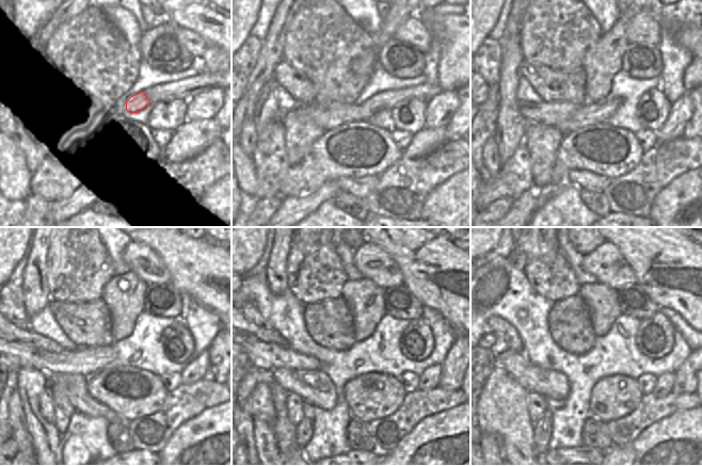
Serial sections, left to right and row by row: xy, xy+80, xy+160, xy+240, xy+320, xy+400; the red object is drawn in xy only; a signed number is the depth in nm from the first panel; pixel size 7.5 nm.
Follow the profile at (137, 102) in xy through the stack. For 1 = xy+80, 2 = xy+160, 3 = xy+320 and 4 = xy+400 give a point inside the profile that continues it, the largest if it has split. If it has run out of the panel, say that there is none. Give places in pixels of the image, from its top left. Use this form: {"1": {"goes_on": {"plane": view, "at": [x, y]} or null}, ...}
{"1": {"goes_on": {"plane": "xy+80", "at": [326, 115]}}, "2": {"goes_on": {"plane": "xy+160", "at": [547, 113]}}, "3": {"goes_on": {"plane": "xy+320", "at": [261, 335]}}, "4": {"goes_on": null}}

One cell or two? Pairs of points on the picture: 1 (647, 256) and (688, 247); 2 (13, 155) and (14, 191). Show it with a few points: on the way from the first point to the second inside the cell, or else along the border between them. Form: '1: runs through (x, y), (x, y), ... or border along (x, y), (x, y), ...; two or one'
1: runs through (657, 251), (677, 251); one
2: runs through (13, 163), (14, 182); one

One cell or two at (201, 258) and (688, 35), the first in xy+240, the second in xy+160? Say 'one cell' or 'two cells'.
one cell

